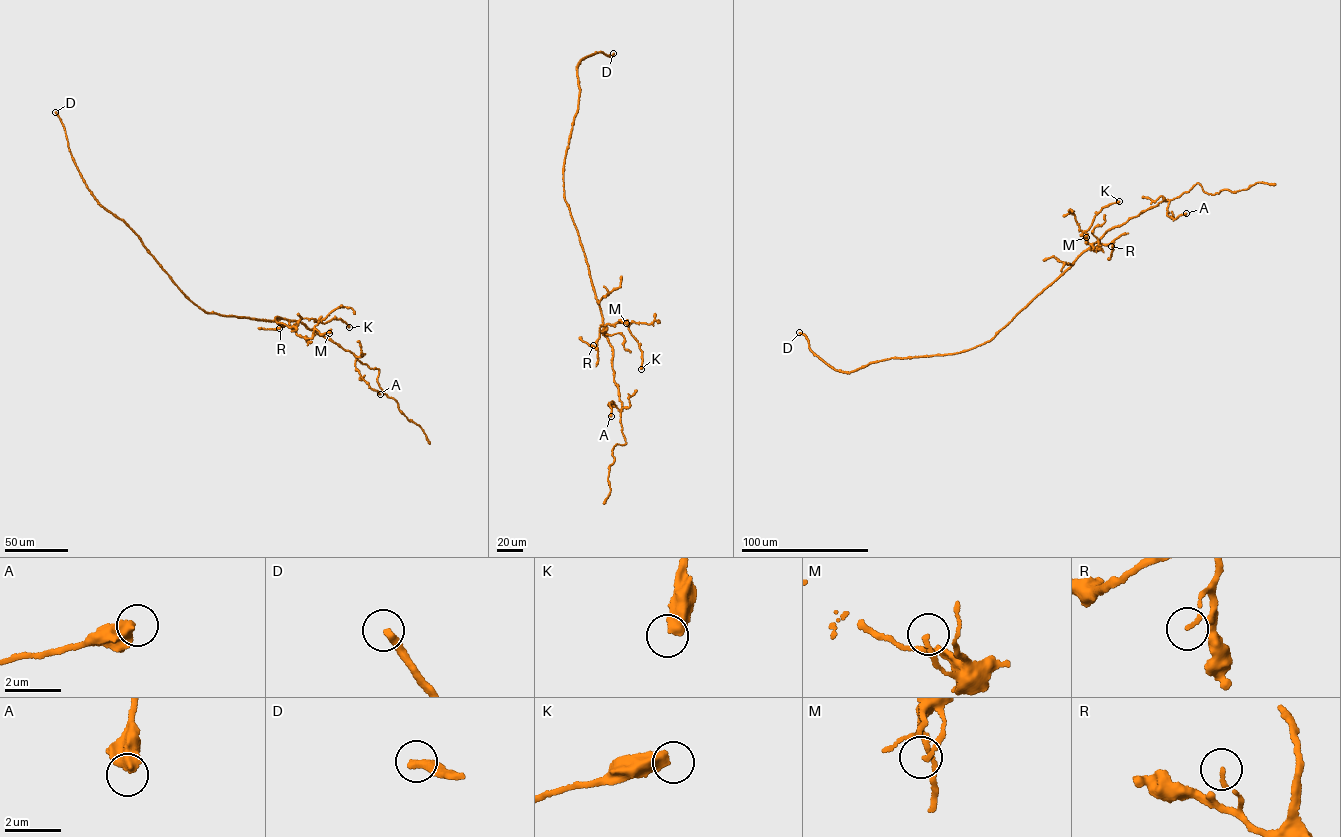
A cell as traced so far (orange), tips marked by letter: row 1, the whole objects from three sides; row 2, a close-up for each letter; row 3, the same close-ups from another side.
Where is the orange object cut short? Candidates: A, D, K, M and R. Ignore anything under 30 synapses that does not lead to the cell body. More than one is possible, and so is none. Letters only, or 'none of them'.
D

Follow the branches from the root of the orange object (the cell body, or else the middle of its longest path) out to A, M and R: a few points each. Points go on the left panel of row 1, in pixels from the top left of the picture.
A: (245, 317), (272, 321), (278, 317), (300, 322), (354, 354), (355, 368), (361, 377), (380, 394)
M: (245, 317), (285, 319), (296, 334), (307, 338), (312, 338), (315, 329), (321, 334), (329, 333)
R: (245, 317), (272, 321), (278, 317), (282, 326), (279, 328)

